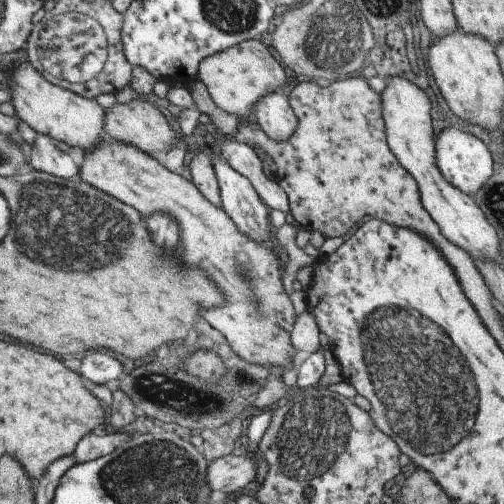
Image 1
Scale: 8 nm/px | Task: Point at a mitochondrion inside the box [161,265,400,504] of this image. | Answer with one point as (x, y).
(312, 440)

